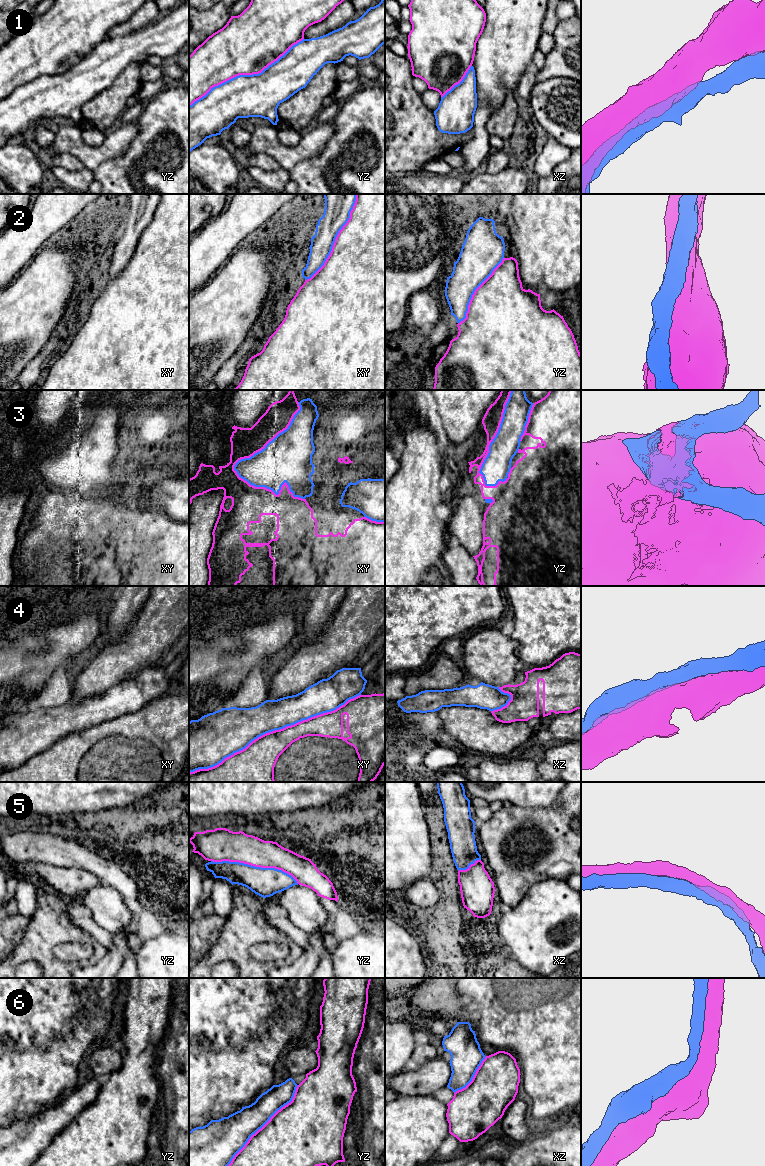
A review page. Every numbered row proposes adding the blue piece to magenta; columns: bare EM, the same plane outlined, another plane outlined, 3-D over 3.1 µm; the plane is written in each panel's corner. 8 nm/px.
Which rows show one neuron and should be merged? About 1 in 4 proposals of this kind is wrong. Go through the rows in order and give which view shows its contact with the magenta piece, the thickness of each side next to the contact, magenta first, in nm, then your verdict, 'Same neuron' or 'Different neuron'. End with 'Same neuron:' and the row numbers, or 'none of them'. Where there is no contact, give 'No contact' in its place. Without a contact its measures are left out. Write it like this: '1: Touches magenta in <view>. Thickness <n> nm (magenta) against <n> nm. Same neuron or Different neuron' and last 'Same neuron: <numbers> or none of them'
1: Touches magenta in yz. Thickness 480 nm (magenta) against 360 nm. Same neuron
2: Touches magenta in xy. Thickness 500 nm (magenta) against 220 nm. Different neuron
3: Touches magenta in xy. Thickness 240 nm (magenta) against 280 nm. Different neuron
4: Touches magenta in xy. Thickness 280 nm (magenta) against 280 nm. Same neuron
5: Touches magenta in yz. Thickness 240 nm (magenta) against 240 nm. Different neuron
6: Touches magenta in yz. Thickness 480 nm (magenta) against 260 nm. Same neuron
Same neuron: 1, 4, 6

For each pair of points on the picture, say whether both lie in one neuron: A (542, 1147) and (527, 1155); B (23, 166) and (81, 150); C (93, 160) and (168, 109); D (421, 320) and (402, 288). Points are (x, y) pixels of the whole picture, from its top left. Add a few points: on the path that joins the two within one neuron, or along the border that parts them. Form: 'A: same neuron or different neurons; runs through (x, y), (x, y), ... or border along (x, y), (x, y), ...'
A: same neuron; runs through (538, 1151), (531, 1155)
B: different neurons; border along (23, 144), (39, 160)
C: different neurons; border along (136, 121), (139, 133), (131, 142), (128, 150)
D: different neurons; border along (426, 288), (416, 291), (411, 296), (407, 311)

